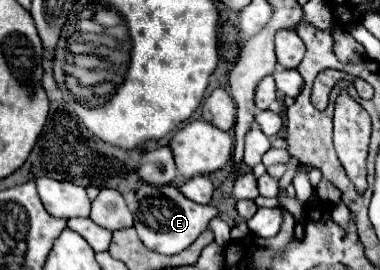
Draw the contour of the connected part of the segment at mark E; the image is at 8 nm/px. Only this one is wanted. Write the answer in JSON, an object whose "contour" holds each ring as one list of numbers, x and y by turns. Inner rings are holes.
{"contour":[[151,186,151,202,147,204,147,198,143,200,141,196,135,202,135,230,143,244,159,254,179,254,185,250,193,240,207,230,207,224,213,216,217,216,215,206,201,206,185,196,181,196,179,188,175,186],[141,214,141,216,139,216]]}

